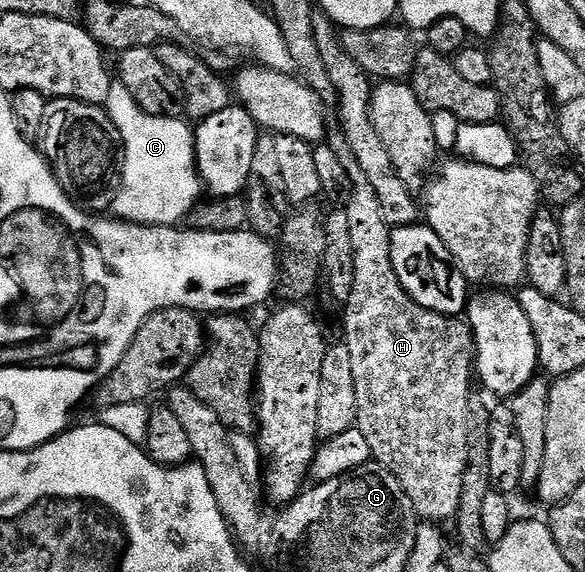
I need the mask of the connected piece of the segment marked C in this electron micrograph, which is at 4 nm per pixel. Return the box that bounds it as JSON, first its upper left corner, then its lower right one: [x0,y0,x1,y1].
[104,81,200,225]

